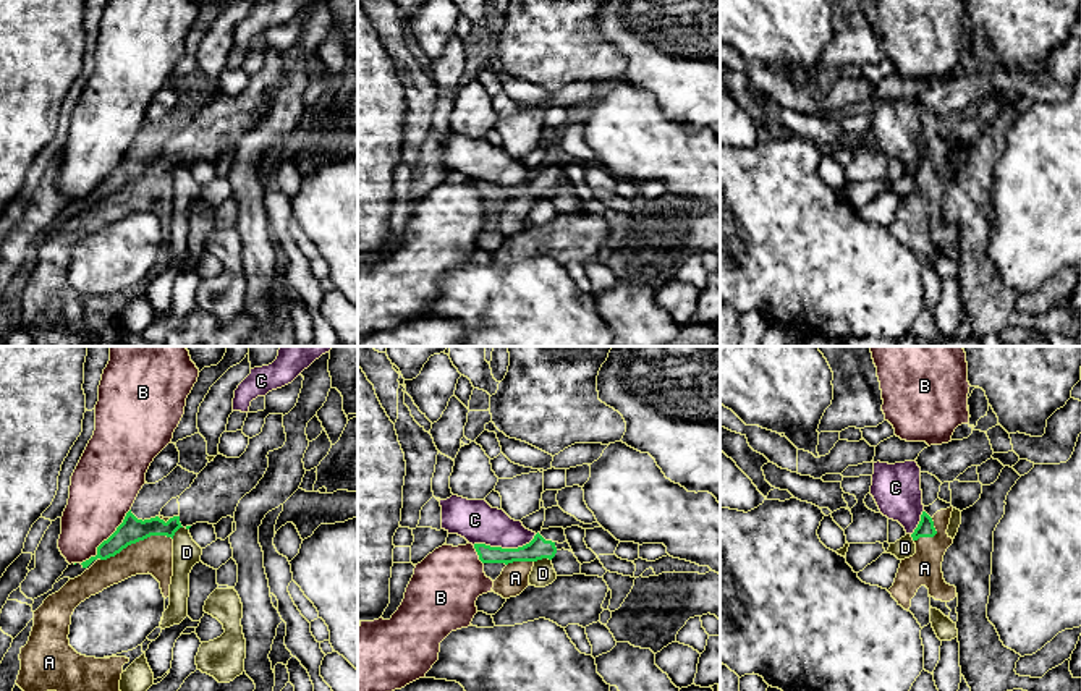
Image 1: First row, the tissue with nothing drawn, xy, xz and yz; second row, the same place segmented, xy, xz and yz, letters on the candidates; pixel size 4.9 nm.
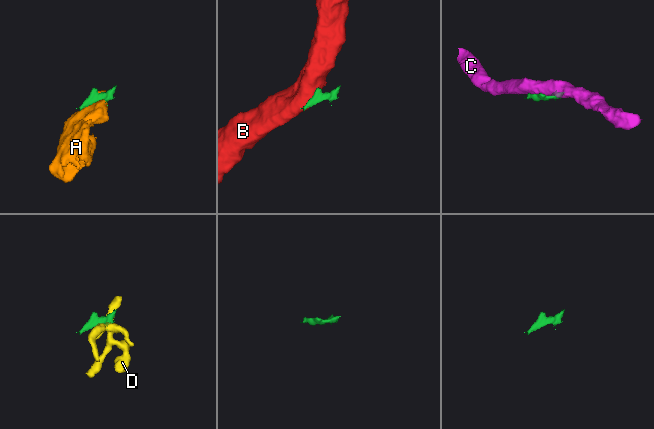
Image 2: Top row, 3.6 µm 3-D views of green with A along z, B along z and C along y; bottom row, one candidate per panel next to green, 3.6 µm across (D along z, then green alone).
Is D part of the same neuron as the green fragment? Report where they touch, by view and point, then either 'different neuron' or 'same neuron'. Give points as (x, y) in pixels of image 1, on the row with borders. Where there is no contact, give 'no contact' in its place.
contact xz (542, 557); different neuron

